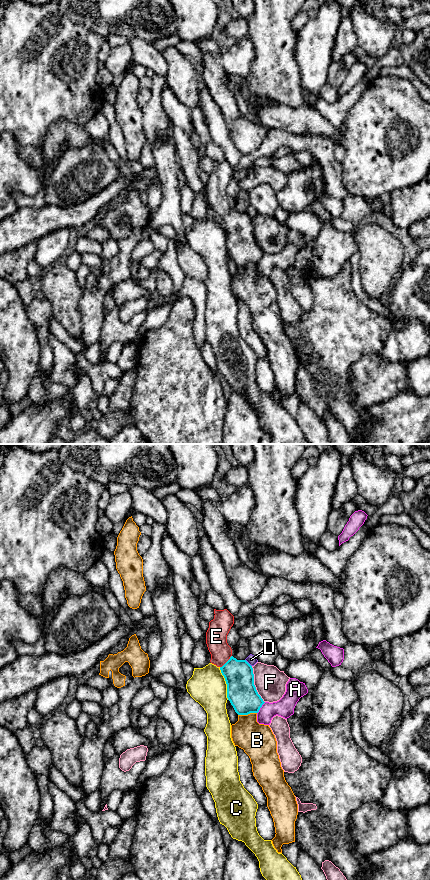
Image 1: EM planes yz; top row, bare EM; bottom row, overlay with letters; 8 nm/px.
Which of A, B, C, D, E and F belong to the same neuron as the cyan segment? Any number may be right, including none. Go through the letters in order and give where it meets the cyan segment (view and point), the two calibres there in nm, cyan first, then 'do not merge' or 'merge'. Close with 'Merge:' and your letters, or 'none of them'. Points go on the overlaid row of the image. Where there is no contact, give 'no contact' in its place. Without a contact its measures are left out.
A: yz (260, 707) | 240/150 nm | do not merge
B: yz (247, 714) | 240/280 nm | do not merge
C: yz (226, 683) | 240/300 nm | do not merge
D: yz (248, 663) | 240/80 nm | do not merge
E: yz (227, 661) | 240/180 nm | merge
F: yz (253, 684) | 240/240 nm | do not merge
Merge: E

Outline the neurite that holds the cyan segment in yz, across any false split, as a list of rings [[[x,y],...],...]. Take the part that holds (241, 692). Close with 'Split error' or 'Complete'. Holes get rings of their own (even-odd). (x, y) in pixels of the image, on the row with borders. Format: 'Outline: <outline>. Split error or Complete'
Outline: [[[214,609],[214,614],[206,632],[210,662],[220,668],[227,684],[227,698],[235,712],[238,715],[258,713],[265,702],[254,685],[253,668],[246,660],[234,658],[227,643],[234,616],[227,609]]]. Split error

